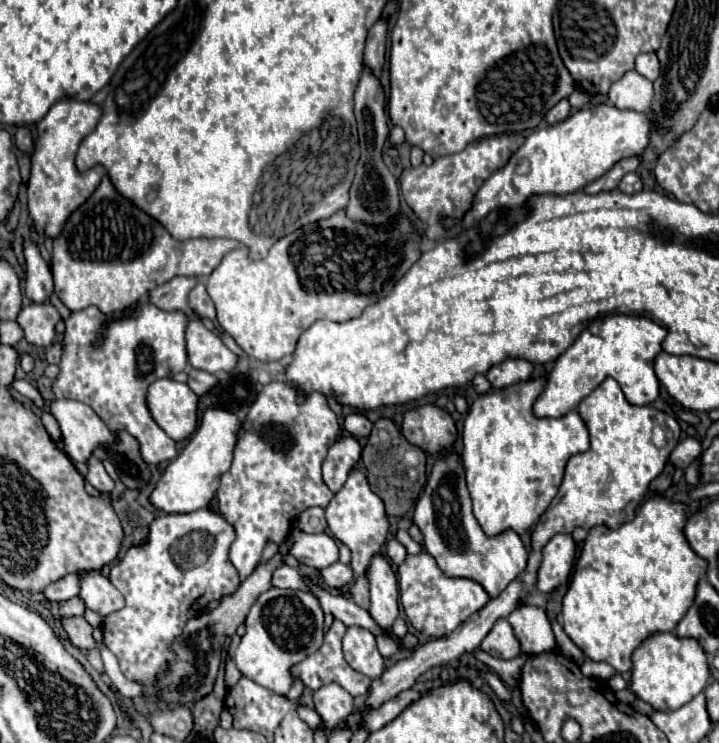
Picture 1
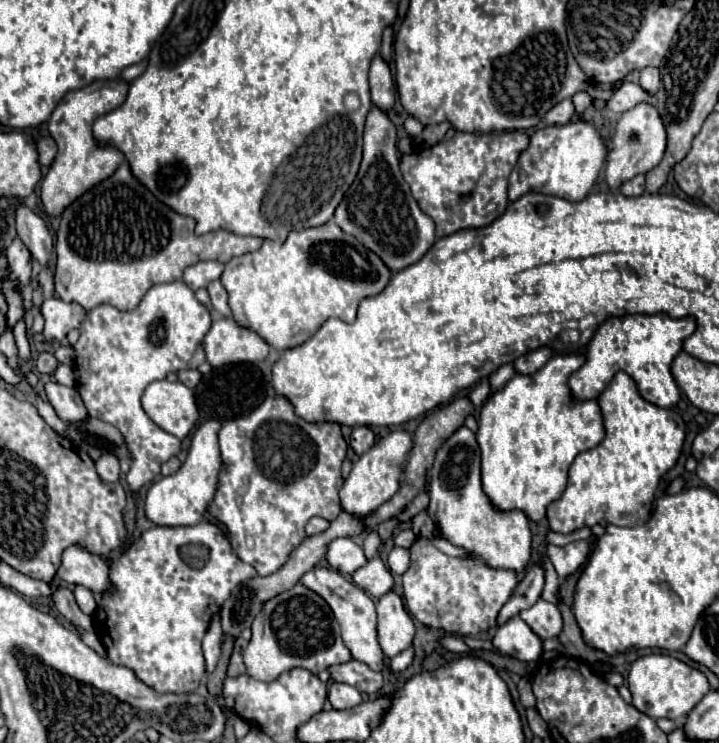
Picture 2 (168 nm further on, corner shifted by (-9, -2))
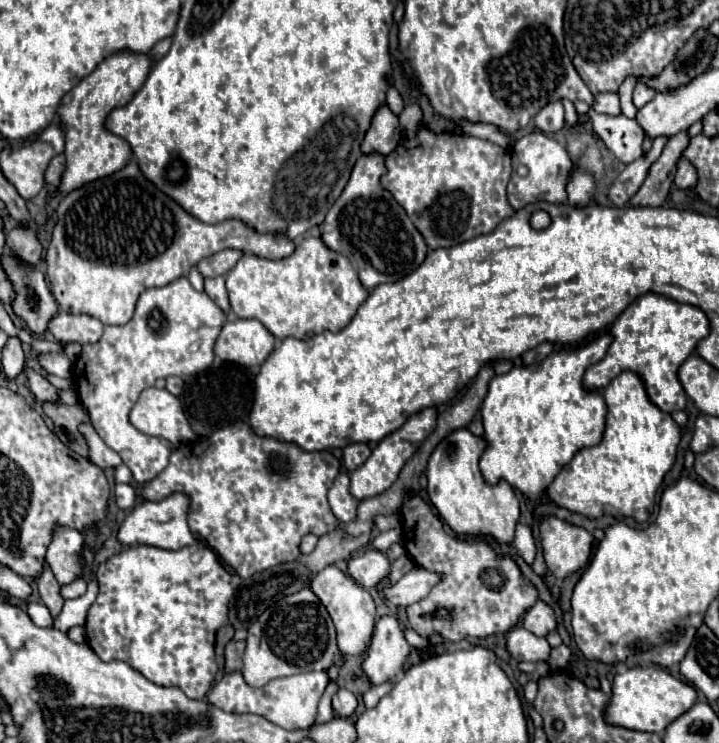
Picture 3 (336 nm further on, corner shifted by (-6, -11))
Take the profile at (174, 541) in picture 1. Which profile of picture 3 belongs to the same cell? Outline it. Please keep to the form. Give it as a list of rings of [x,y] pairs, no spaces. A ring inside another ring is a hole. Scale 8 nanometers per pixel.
[[[193,543],[189,547],[183,547],[179,551],[167,551],[167,549],[159,549],[159,547],[149,547],[149,545],[133,545],[123,549],[119,555],[103,561],[97,569],[97,579],[99,579],[99,595],[93,603],[93,651],[103,659],[103,661],[125,661],[129,663],[133,669],[137,669],[141,675],[145,675],[149,681],[161,685],[161,687],[179,687],[187,697],[191,699],[203,699],[209,691],[209,687],[213,685],[215,673],[217,673],[217,663],[215,662],[215,640],[217,629],[221,625],[227,623],[227,605],[229,599],[233,597],[235,589],[239,587],[241,579],[235,573],[229,573],[221,561],[217,559],[217,555],[203,543]]]

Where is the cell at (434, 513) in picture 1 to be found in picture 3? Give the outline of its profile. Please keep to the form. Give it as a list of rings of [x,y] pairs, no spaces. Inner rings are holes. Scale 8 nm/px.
[[[467,427],[447,435],[431,453],[427,463],[427,493],[429,501],[437,509],[439,517],[457,535],[491,535],[497,543],[511,543],[515,523],[519,519],[519,501],[511,485],[501,479],[497,485],[489,485],[479,469],[479,457],[485,451],[487,441],[473,435]]]

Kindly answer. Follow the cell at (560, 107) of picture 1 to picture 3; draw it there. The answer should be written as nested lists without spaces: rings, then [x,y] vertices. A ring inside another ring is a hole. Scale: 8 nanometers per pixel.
[[[553,101],[553,103],[547,103],[535,117],[535,125],[543,131],[543,133],[555,133],[559,131],[565,121],[563,121],[563,105],[561,101]]]

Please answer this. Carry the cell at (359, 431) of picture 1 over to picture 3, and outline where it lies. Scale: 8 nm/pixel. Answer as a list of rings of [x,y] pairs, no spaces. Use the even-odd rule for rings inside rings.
[[[351,443],[343,449],[343,465],[347,471],[355,471],[369,455],[371,449],[365,443]]]

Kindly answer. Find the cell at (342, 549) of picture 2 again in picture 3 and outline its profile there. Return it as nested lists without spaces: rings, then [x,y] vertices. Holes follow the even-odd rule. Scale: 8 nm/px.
[[[369,549],[363,555],[351,557],[347,575],[351,575],[361,587],[371,589],[383,583],[391,573],[391,561],[387,559],[385,553]]]

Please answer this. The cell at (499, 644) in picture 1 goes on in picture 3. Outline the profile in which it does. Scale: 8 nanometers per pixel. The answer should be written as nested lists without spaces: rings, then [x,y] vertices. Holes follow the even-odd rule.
[[[517,625],[507,633],[507,651],[517,661],[547,663],[551,647],[545,637],[537,637],[533,633],[529,633],[525,627]]]

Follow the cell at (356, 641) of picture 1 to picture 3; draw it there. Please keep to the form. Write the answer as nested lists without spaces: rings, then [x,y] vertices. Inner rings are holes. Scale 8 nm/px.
[[[335,565],[325,567],[321,573],[317,573],[311,581],[311,591],[321,599],[321,603],[327,607],[337,633],[339,633],[339,649],[347,655],[361,655],[373,635],[375,625],[375,603],[367,589],[357,585],[345,571],[341,571]]]

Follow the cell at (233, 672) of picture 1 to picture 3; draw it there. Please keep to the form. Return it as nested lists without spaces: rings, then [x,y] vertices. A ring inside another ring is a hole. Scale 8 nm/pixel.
[[[229,641],[225,647],[225,671],[239,671],[241,669],[241,657],[245,651],[245,641]]]

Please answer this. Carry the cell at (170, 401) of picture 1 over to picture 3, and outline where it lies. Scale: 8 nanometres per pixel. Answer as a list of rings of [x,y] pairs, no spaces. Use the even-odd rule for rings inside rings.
[[[145,389],[133,405],[129,421],[141,433],[165,437],[173,445],[181,445],[185,441],[195,439],[179,399],[167,389]]]

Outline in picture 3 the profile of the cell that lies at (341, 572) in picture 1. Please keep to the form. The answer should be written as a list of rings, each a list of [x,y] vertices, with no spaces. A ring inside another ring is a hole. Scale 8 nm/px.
[[[413,567],[407,575],[403,575],[393,587],[385,589],[385,597],[399,607],[417,603],[429,595],[429,591],[441,581],[439,573],[433,573],[423,567]]]

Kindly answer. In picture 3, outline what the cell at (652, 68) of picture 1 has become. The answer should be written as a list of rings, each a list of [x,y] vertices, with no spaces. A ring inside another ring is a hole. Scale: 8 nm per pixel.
[[[637,83],[637,87],[633,89],[633,105],[639,109],[643,105],[647,105],[651,101],[651,95],[655,95],[655,89],[647,87],[645,83]]]

